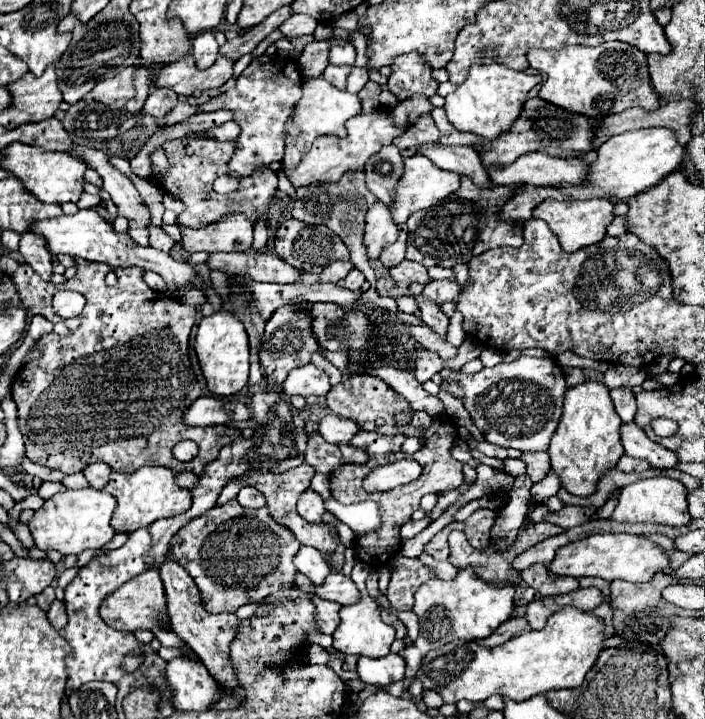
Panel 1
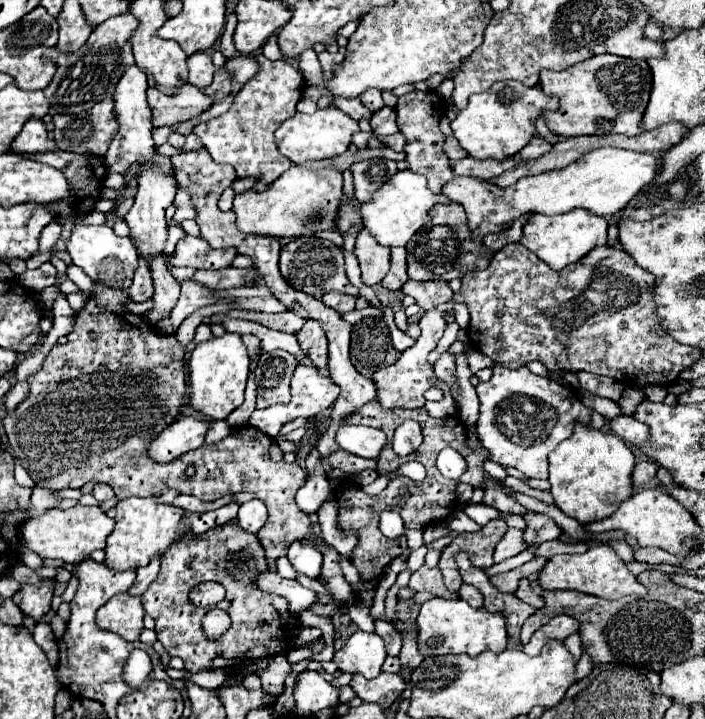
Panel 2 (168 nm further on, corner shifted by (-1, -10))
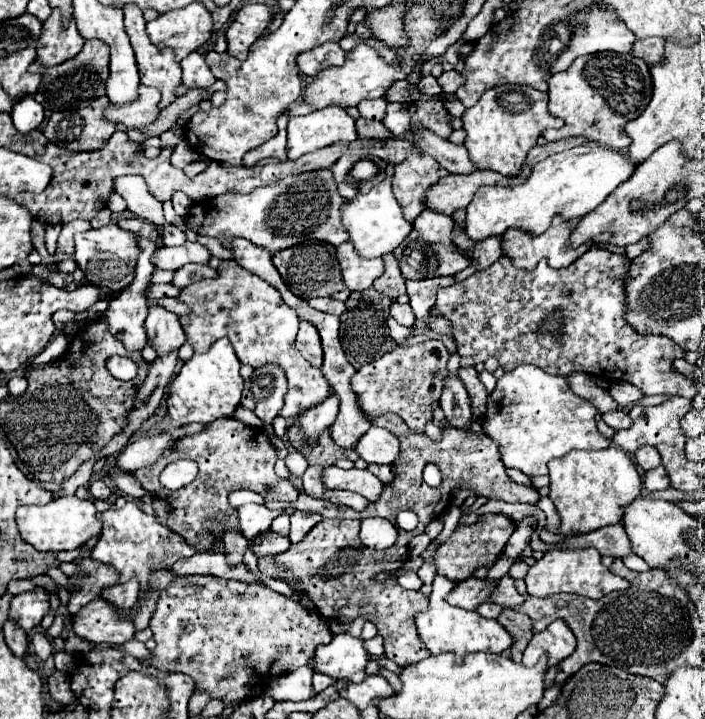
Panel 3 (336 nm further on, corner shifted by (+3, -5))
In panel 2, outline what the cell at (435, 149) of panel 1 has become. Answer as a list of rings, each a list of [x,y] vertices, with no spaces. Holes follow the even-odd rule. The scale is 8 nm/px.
[[[596,148],[586,156],[580,156],[562,170],[550,170],[536,176],[524,176],[514,186],[498,188],[470,176],[456,176],[444,184],[442,192],[464,206],[470,230],[476,238],[482,238],[500,228],[508,228],[522,214],[566,214],[574,208],[584,208],[602,218],[618,216],[624,206],[654,180],[660,170],[660,162],[652,154],[622,150],[622,148]]]

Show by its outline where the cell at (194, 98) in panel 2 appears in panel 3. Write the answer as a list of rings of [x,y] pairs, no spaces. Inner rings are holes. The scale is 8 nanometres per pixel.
[[[140,87],[138,89],[138,101],[130,103],[130,105],[122,105],[122,107],[114,107],[110,105],[106,111],[106,117],[114,123],[122,123],[128,129],[130,127],[148,127],[152,125],[158,115],[160,115],[160,91],[154,87]]]

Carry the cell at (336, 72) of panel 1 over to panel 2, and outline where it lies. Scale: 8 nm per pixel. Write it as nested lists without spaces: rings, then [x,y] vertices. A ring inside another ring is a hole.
[[[334,98],[334,106],[336,108],[340,108],[344,114],[348,114],[350,118],[354,118],[354,120],[364,120],[364,118],[368,118],[370,120],[370,116],[372,116],[372,112],[370,110],[366,110],[366,106],[360,102],[360,98],[356,98],[356,100],[342,100],[342,98]]]

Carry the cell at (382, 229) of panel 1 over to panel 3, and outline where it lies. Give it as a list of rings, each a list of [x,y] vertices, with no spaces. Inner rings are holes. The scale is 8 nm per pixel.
[[[350,241],[342,243],[336,251],[344,283],[350,291],[364,291],[368,289],[374,279],[378,279],[384,273],[384,261],[382,257],[376,259],[362,259],[354,245]]]

